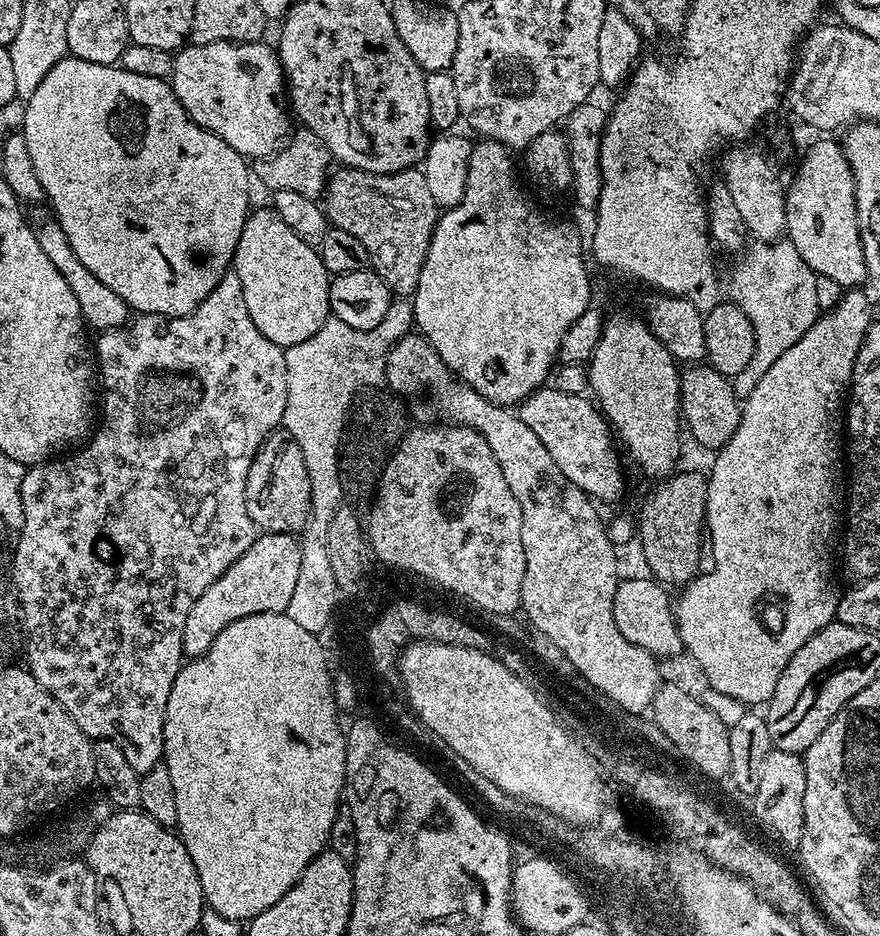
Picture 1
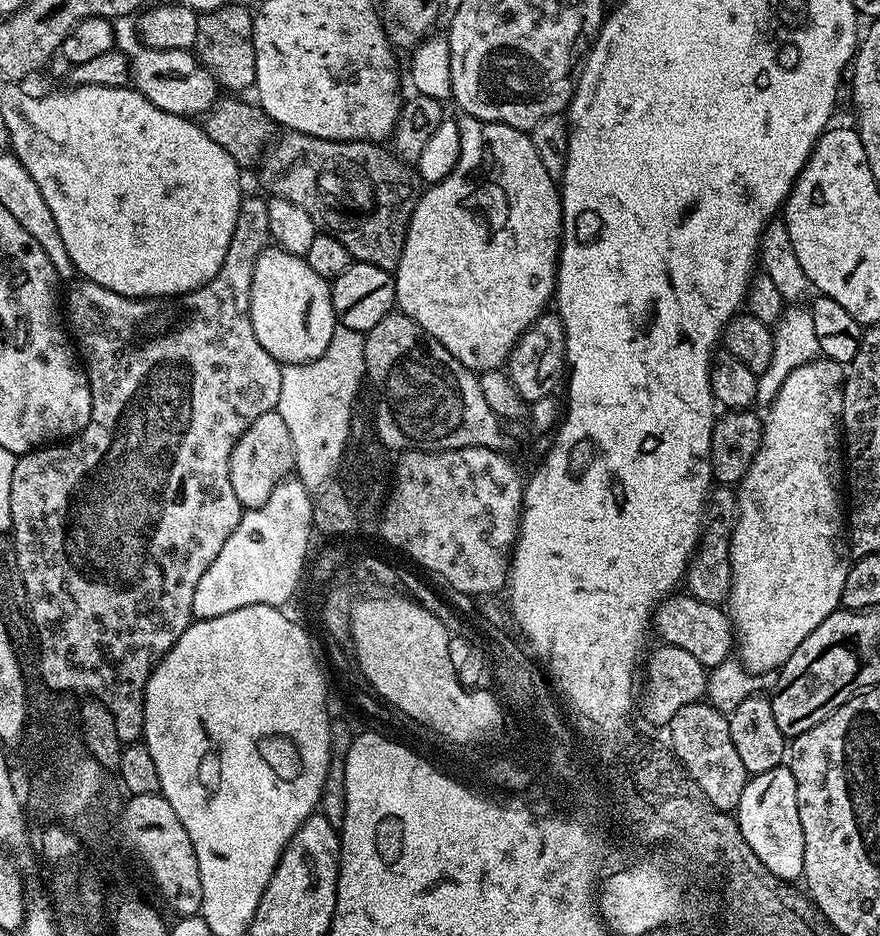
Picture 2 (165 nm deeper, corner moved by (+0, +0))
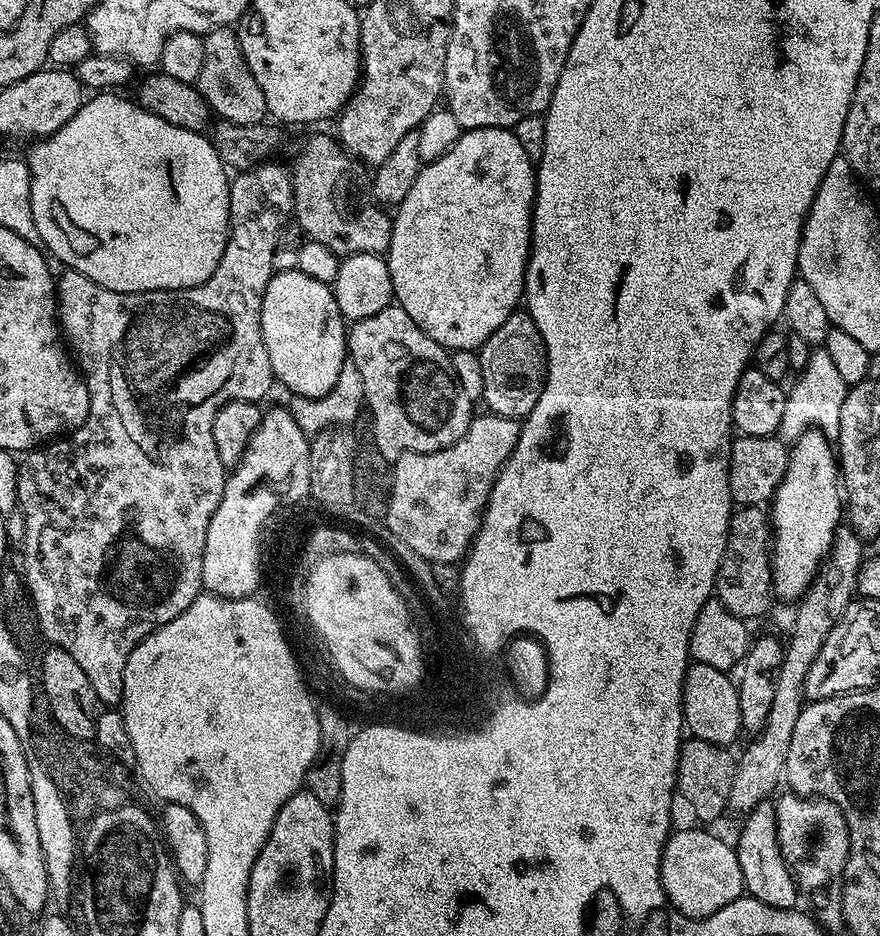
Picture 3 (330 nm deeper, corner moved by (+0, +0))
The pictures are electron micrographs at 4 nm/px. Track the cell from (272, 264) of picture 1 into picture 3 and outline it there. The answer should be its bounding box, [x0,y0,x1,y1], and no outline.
[262,270,346,398]

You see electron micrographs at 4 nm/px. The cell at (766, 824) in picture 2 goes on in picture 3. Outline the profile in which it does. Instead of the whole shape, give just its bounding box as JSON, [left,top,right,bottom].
[734,802,798,908]

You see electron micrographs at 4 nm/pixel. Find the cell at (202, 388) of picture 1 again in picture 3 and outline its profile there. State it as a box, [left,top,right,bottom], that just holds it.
[16,162,294,706]

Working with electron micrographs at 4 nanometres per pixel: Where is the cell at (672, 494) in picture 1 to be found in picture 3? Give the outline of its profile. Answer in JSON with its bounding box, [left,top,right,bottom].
[715,506,774,622]

